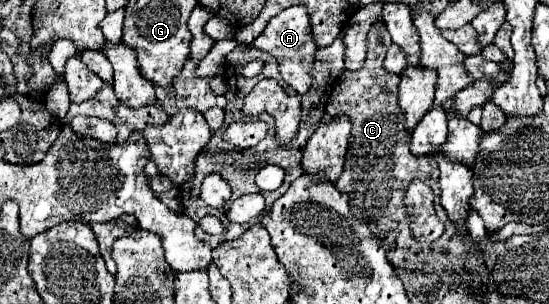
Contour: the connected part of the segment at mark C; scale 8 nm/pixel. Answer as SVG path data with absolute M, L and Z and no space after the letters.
M376 20L368 32L368 56L364 66L356 72L342 70L338 86L326 104L328 114L332 116L346 114L352 120L348 154L346 154L342 176L336 182L336 188L350 196L350 208L354 216L372 224L374 234L382 238L390 264L408 270L418 270L418 272L424 270L426 274L442 274L444 270L468 268L466 238L460 232L458 236L442 234L438 240L430 244L420 244L410 234L410 216L404 206L406 188L414 180L432 186L436 194L434 208L442 208L438 202L438 164L430 154L414 156L410 152L412 134L406 130L406 114L398 106L398 92L396 92L400 76L390 74L384 68L386 50L390 44L392 40L384 22Z

